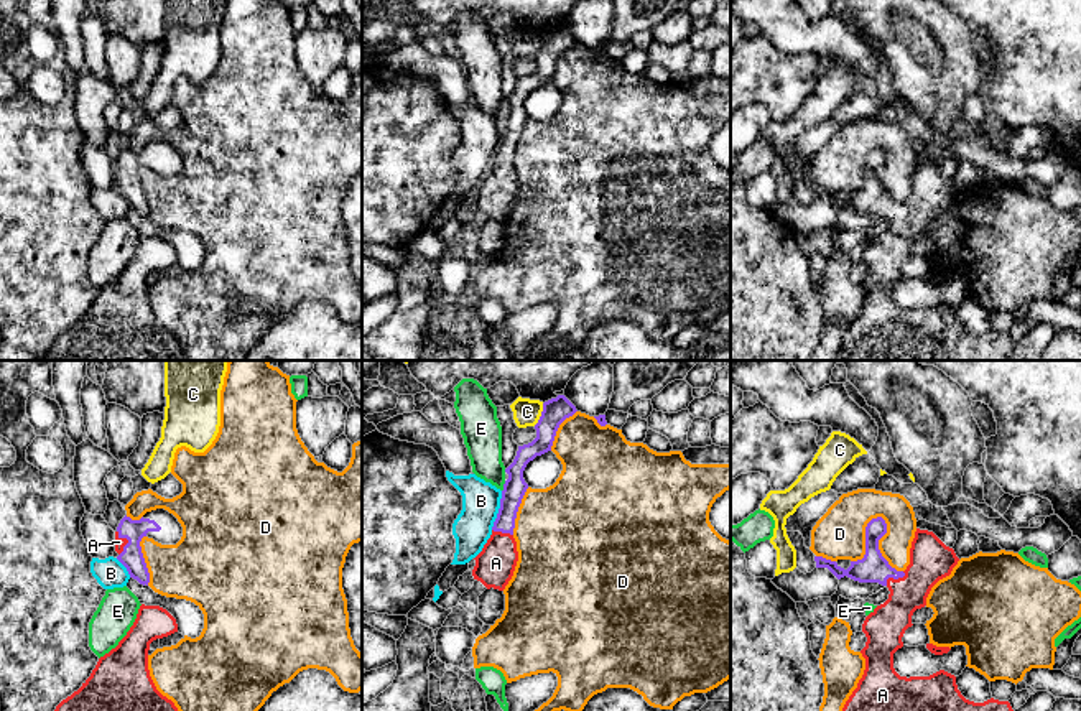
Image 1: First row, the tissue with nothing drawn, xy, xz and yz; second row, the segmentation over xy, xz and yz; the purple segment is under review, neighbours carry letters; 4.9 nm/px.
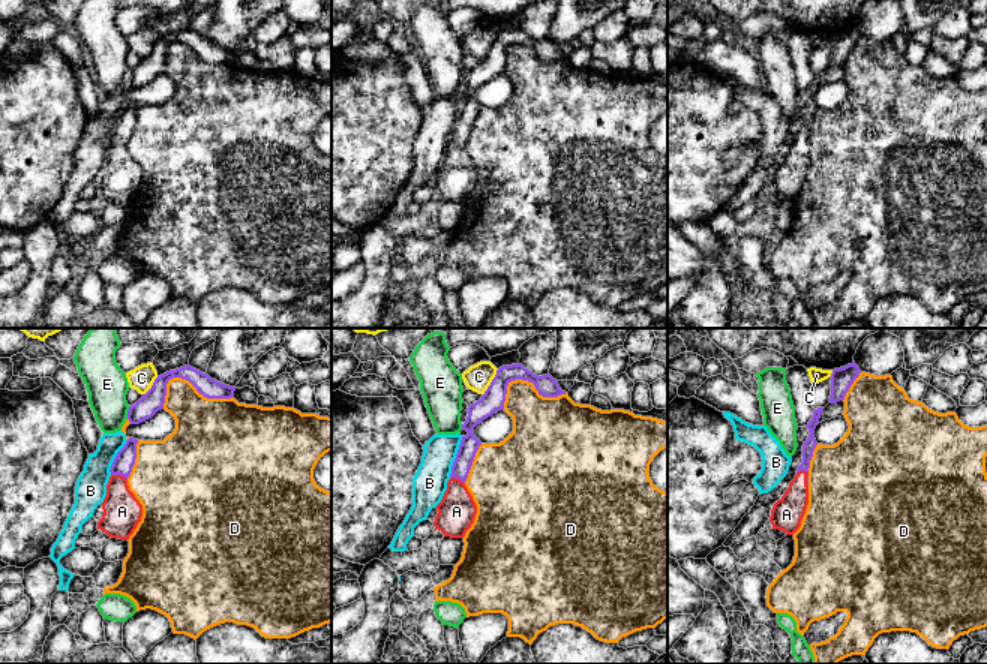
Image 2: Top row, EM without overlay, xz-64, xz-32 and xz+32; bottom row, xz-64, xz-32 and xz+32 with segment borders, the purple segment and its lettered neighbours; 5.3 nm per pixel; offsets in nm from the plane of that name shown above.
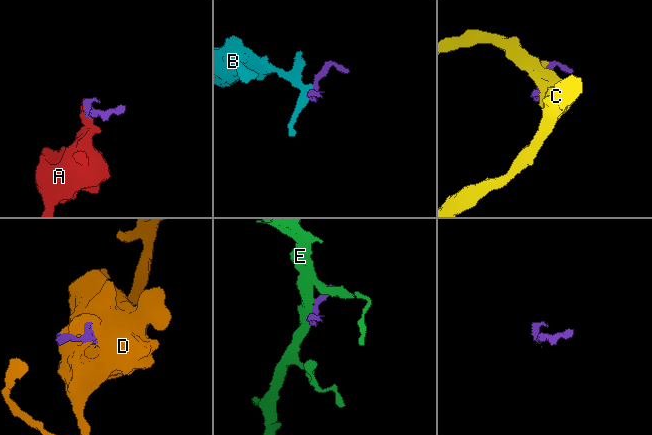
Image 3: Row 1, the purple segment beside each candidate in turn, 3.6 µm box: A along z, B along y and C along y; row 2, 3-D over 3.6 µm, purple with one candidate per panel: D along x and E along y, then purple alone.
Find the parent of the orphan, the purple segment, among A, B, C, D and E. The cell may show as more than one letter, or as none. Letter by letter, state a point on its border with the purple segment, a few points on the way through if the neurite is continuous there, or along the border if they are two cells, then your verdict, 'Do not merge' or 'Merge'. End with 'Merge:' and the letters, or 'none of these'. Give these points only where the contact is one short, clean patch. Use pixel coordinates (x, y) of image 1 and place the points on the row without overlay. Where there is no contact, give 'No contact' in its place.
A: Touches purple at xy (129, 173). Path across: xy (132, 190), (129, 173), (119, 173). Merge
B: Touches purple at xz (499, 142). Boundary: xz (502, 122), (499, 144), (491, 160). Do not merge
C: Touches purple at xz (542, 46). Boundary: xz (543, 35), (542, 46), (533, 56). Do not merge
D: Touches purple at yz (877, 175). Do not merge
E: Touches purple at xz (504, 117). Do not merge
Merge: A

